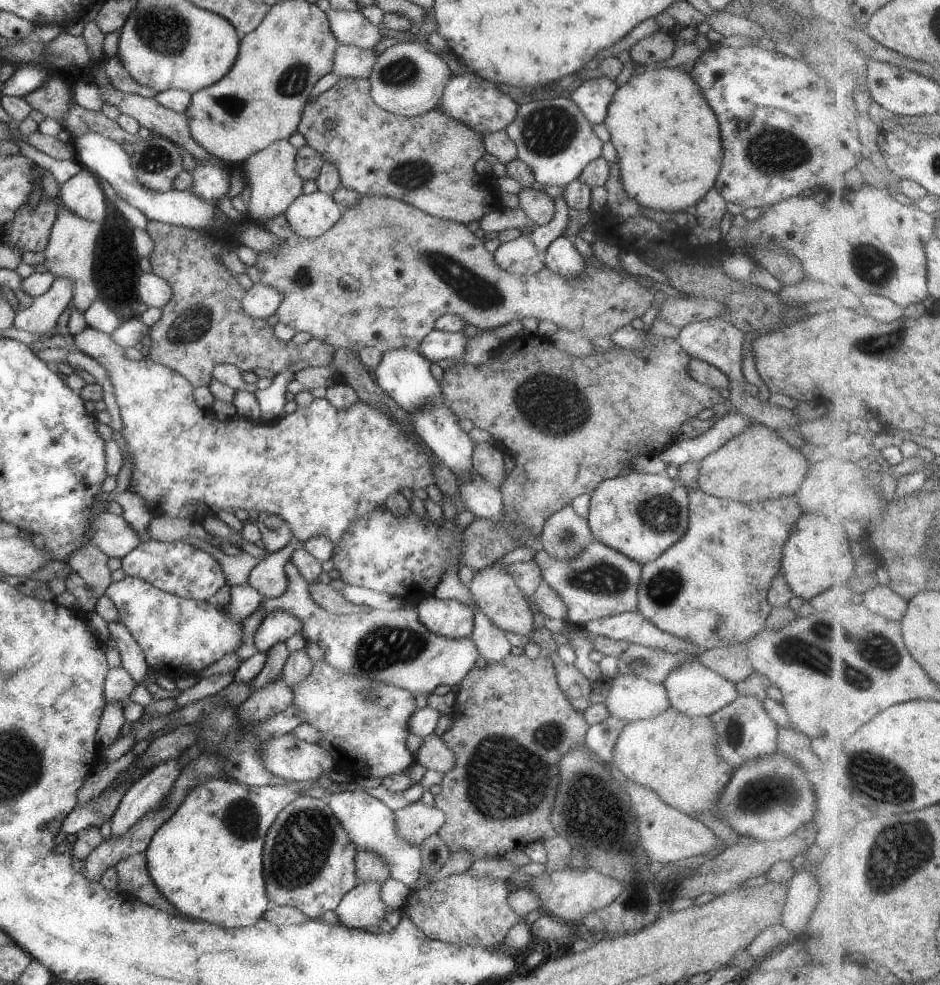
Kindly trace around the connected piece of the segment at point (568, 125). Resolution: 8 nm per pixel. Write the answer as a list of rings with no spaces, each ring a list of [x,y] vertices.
[[[559,96],[558,98],[537,101],[523,100],[505,130],[506,135],[516,146],[516,157],[531,169],[535,182],[542,184],[543,187],[555,185],[563,188],[579,176],[588,162],[599,157],[602,142],[595,136],[591,126],[592,124],[570,98]]]

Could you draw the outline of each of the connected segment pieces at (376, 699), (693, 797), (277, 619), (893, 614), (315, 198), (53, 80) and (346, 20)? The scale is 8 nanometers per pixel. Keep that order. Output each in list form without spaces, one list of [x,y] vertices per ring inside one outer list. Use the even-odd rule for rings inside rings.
[[[325,660],[313,663],[307,678],[296,684],[292,690],[292,704],[304,718],[304,722],[311,724],[323,735],[323,740],[317,745],[323,747],[332,756],[333,766],[337,767],[351,779],[358,776],[367,778],[383,778],[390,774],[408,770],[414,762],[412,755],[405,746],[410,732],[407,721],[415,711],[413,693],[384,685],[375,681],[367,681],[351,674],[341,673],[329,666]]]
[[[669,706],[654,717],[625,723],[614,744],[614,753],[608,766],[619,770],[626,778],[625,782],[633,781],[651,789],[665,804],[680,813],[693,816],[695,813],[711,811],[732,773],[732,766],[719,755],[716,756],[715,734],[709,717],[692,717]]]
[[[285,609],[273,611],[259,623],[253,634],[253,644],[259,653],[266,653],[273,644],[285,642],[294,634],[302,634],[301,621]]]
[[[887,585],[868,590],[859,600],[862,600],[869,610],[875,610],[877,614],[883,614],[885,618],[897,622],[907,614],[908,602],[892,588],[887,588]]]
[[[317,190],[299,195],[284,213],[292,232],[301,239],[314,239],[327,232],[343,211],[329,193]]]
[[[51,76],[39,89],[21,98],[25,99],[33,110],[41,112],[44,117],[52,118],[58,124],[65,118],[73,103],[71,91],[57,76]]]
[[[329,9],[325,14],[328,18],[329,32],[339,45],[371,49],[383,37],[381,28],[369,23],[359,10]]]

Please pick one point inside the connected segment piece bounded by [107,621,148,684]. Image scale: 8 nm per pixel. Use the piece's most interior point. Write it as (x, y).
(131, 658)

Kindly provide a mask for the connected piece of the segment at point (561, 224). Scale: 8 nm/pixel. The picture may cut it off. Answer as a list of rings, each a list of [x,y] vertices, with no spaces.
[[[562,194],[553,198],[553,205],[555,206],[553,218],[545,224],[535,226],[528,236],[535,246],[536,254],[542,256],[550,242],[559,237],[568,225],[569,208]]]

